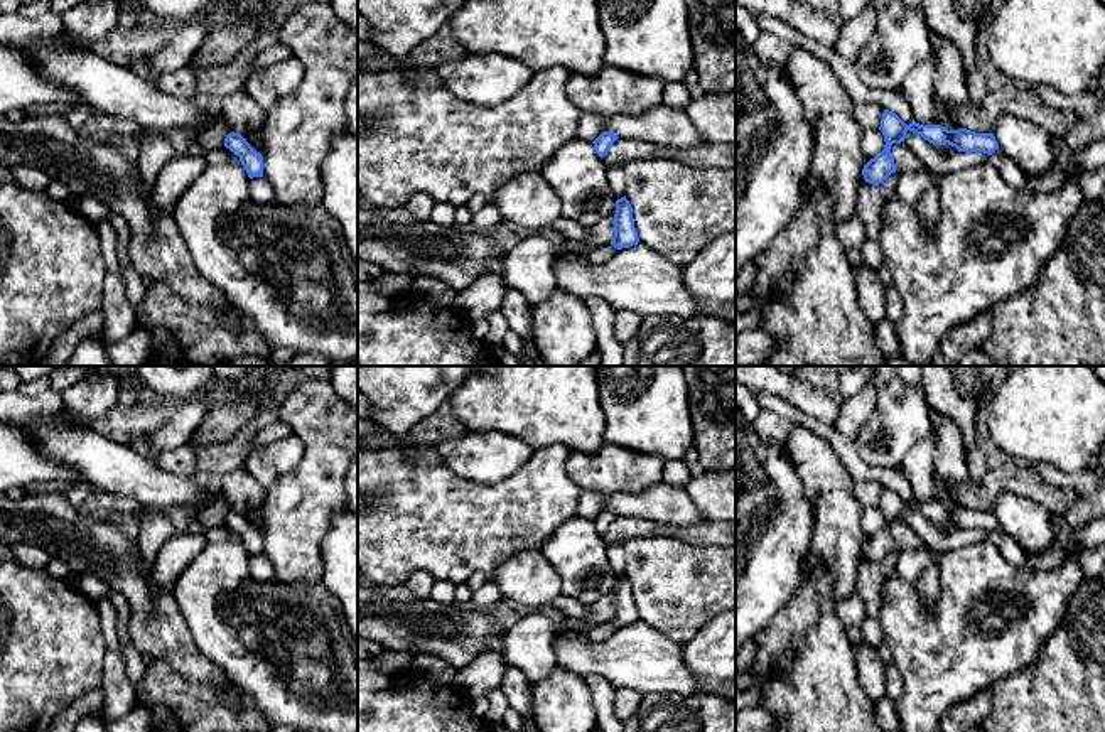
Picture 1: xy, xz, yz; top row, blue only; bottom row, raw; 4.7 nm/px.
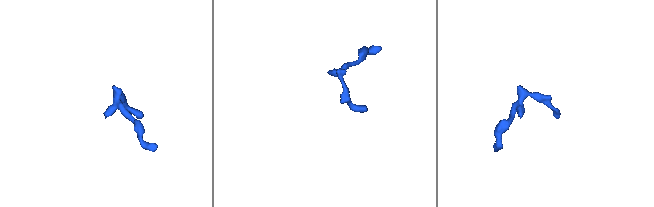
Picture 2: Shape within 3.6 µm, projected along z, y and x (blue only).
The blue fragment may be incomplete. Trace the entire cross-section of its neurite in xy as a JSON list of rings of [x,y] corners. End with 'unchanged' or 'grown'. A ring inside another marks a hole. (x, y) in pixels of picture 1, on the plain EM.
[[[228,511],[224,516],[224,523],[214,528],[209,528],[204,535],[208,543],[224,541],[229,533],[234,531],[240,535],[241,543],[245,545],[250,557],[263,555],[263,535],[256,530],[246,516],[240,511]]]; grown

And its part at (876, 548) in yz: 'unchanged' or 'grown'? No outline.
grown

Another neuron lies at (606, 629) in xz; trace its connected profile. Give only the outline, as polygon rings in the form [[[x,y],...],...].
[[[611,621],[602,622],[599,626],[584,627],[584,636],[590,641],[604,641],[611,638],[616,632],[617,626],[614,626]]]

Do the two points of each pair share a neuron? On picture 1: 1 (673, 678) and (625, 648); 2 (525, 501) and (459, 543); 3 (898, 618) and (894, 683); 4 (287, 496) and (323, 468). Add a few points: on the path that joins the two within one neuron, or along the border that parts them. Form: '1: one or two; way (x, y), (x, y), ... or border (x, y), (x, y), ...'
1: one; way (662, 668), (636, 656)
2: one; way (508, 516), (476, 527)
3: two; border (893, 663), (903, 685), (903, 694), (894, 702)
4: one; way (296, 495), (314, 476)

